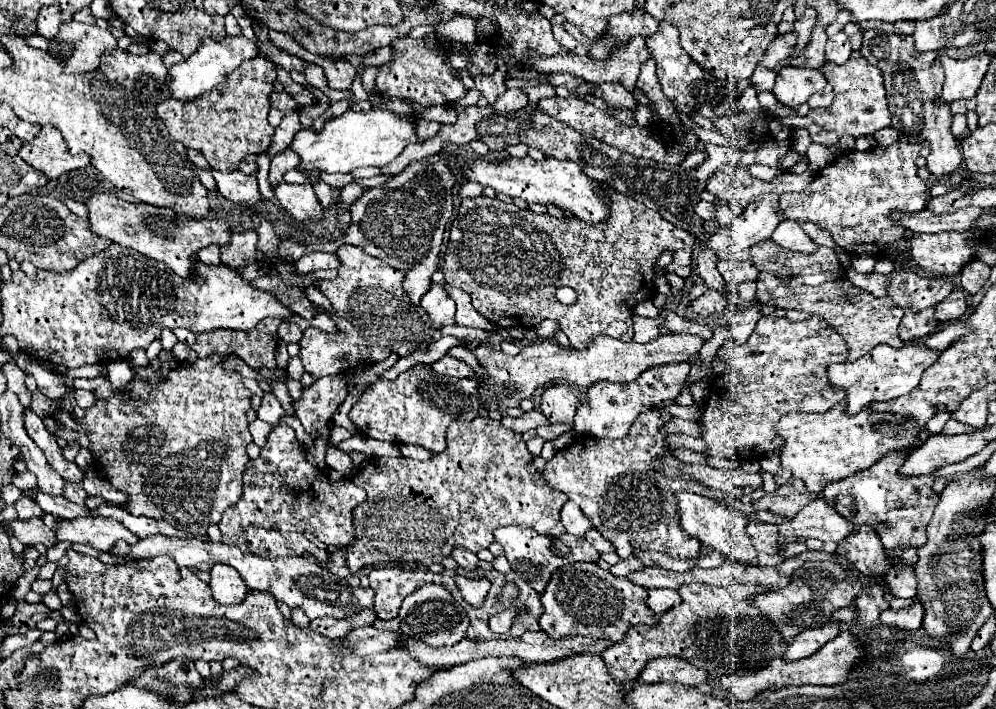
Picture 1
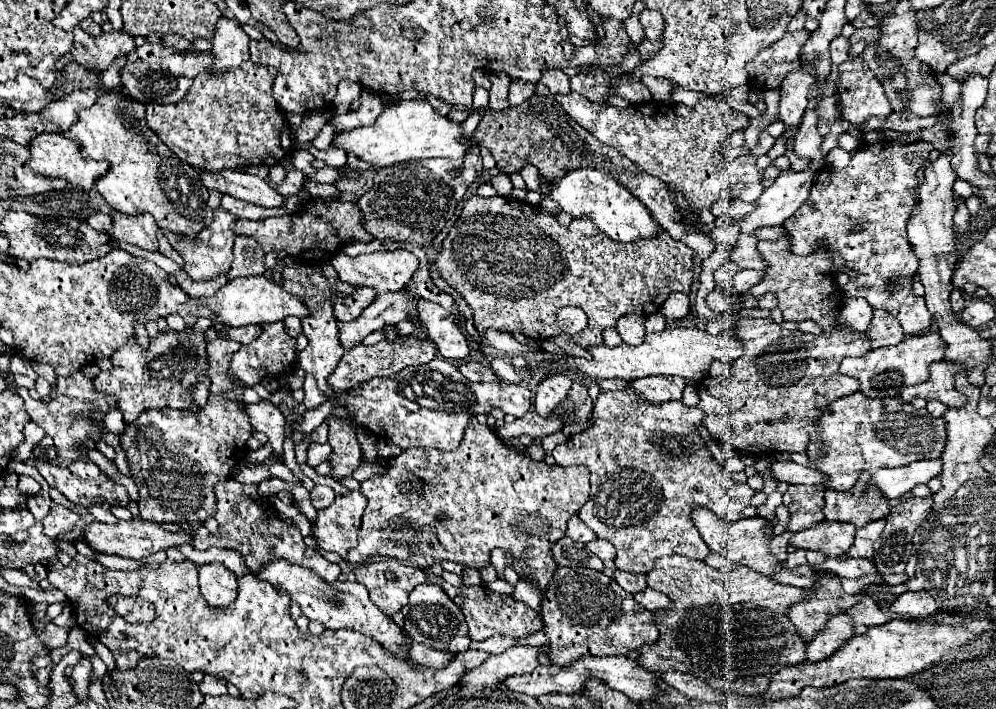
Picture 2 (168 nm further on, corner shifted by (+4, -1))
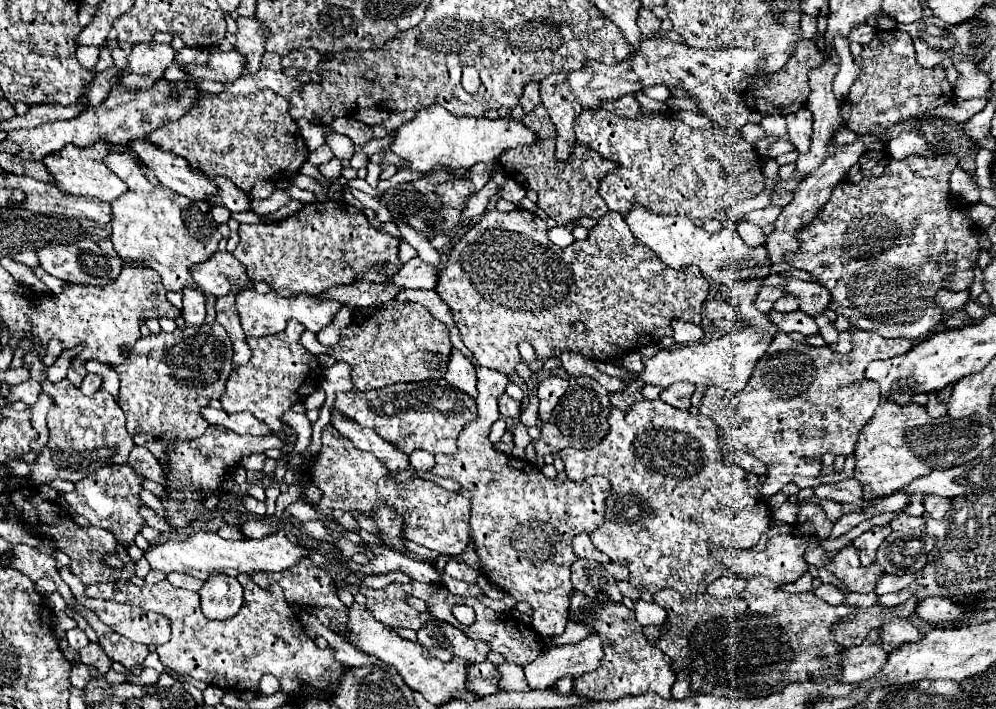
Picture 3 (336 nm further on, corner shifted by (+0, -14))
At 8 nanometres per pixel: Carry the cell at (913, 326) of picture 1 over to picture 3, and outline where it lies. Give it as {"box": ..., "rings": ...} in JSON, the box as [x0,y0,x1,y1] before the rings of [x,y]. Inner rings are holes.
{"box":[787,155,979,341],"rings":[[[939,155],[935,159],[891,159],[879,177],[863,177],[861,183],[843,181],[835,187],[817,219],[799,231],[799,249],[787,253],[787,261],[797,269],[809,271],[831,291],[829,307],[849,317],[851,327],[875,331],[887,339],[903,337],[921,341],[927,339],[943,319],[943,311],[933,301],[939,291],[937,283],[939,275],[943,275],[943,267],[955,263],[955,283],[963,285],[963,289],[971,287],[973,263],[979,253],[975,233],[979,233],[979,229],[971,223],[967,205],[951,207],[945,203],[949,195],[949,173],[955,167],[955,159],[953,155]]]}

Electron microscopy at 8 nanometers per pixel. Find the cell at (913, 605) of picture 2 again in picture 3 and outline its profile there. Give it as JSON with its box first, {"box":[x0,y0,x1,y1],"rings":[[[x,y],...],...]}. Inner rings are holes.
{"box":[915,597,965,625],"rings":[[[927,597],[927,599],[921,599],[917,603],[917,607],[915,607],[915,615],[921,621],[935,623],[935,625],[937,623],[945,623],[945,621],[955,621],[963,613],[965,613],[963,607],[959,607],[953,601],[943,599],[943,597]]]}

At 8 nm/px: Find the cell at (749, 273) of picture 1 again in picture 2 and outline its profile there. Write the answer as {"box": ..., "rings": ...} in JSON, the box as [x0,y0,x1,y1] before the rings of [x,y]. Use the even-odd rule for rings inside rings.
{"box":[735,270,763,294],"rings":[[[739,270],[737,276],[735,276],[735,290],[737,294],[743,294],[747,292],[751,286],[755,286],[759,280],[763,280],[763,272],[757,272],[757,270]]]}

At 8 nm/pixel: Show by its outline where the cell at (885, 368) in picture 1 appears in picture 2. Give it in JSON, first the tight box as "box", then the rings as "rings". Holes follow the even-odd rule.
{"box":[841,332,945,398],"rings":[[[939,332],[921,334],[915,338],[905,338],[897,346],[885,346],[869,350],[861,358],[845,358],[841,362],[841,374],[853,376],[861,380],[861,392],[867,398],[887,398],[887,396],[899,396],[905,386],[921,384],[929,378],[929,366],[933,362],[941,362],[945,356],[945,342]]]}

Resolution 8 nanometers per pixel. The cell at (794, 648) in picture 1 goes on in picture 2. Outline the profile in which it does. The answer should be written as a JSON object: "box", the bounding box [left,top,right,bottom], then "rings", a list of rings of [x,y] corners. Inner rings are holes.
{"box":[807,614,855,662],"rings":[[[837,614],[827,622],[827,628],[815,636],[813,642],[807,644],[807,658],[809,662],[821,662],[831,658],[835,650],[839,650],[849,638],[853,638],[855,624],[851,616]]]}

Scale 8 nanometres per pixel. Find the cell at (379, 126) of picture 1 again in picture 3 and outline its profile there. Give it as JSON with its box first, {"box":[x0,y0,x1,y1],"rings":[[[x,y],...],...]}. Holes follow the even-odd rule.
{"box":[389,105,535,173],"rings":[[[431,105],[427,109],[417,111],[417,115],[395,129],[393,143],[389,151],[407,161],[407,169],[419,173],[433,171],[459,171],[469,169],[475,163],[483,161],[487,165],[495,165],[499,155],[511,147],[525,147],[535,141],[535,133],[523,127],[519,121],[509,117],[501,117],[489,121],[485,117],[455,117],[447,109],[439,105]]]}

